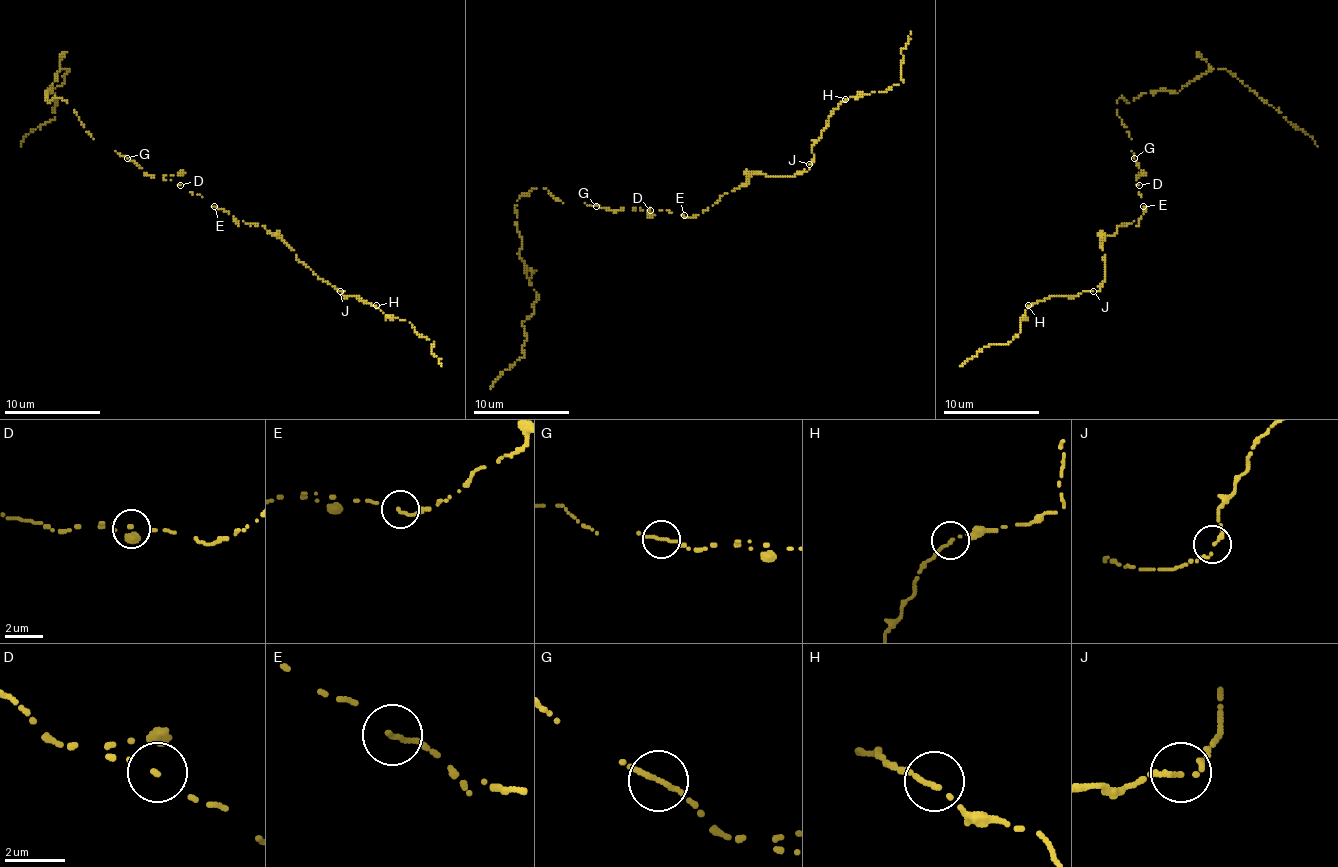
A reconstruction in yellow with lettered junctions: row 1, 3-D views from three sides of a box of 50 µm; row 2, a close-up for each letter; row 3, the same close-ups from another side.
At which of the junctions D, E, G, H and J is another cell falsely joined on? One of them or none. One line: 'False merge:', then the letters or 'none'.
False merge: none

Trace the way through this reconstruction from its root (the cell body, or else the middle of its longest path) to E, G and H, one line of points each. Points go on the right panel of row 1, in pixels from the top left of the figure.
E: (1139, 185), (1143, 206)
G: (1139, 185), (1139, 165), (1134, 158)
H: (1139, 185), (1146, 211), (1139, 221), (1119, 226), (1102, 240), (1102, 286), (1076, 296), (1049, 296), (1028, 305)

